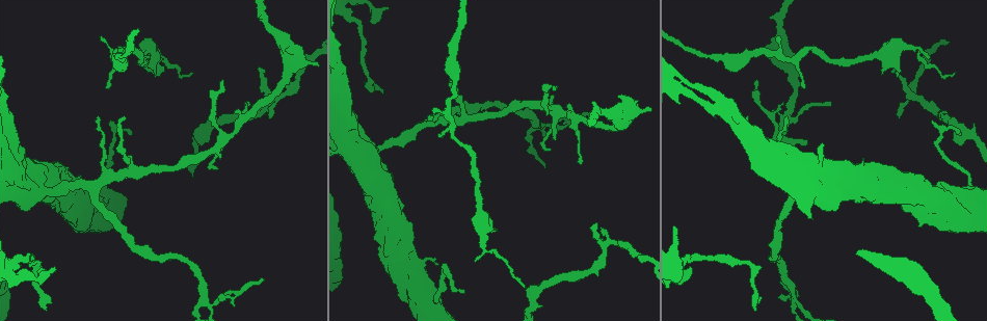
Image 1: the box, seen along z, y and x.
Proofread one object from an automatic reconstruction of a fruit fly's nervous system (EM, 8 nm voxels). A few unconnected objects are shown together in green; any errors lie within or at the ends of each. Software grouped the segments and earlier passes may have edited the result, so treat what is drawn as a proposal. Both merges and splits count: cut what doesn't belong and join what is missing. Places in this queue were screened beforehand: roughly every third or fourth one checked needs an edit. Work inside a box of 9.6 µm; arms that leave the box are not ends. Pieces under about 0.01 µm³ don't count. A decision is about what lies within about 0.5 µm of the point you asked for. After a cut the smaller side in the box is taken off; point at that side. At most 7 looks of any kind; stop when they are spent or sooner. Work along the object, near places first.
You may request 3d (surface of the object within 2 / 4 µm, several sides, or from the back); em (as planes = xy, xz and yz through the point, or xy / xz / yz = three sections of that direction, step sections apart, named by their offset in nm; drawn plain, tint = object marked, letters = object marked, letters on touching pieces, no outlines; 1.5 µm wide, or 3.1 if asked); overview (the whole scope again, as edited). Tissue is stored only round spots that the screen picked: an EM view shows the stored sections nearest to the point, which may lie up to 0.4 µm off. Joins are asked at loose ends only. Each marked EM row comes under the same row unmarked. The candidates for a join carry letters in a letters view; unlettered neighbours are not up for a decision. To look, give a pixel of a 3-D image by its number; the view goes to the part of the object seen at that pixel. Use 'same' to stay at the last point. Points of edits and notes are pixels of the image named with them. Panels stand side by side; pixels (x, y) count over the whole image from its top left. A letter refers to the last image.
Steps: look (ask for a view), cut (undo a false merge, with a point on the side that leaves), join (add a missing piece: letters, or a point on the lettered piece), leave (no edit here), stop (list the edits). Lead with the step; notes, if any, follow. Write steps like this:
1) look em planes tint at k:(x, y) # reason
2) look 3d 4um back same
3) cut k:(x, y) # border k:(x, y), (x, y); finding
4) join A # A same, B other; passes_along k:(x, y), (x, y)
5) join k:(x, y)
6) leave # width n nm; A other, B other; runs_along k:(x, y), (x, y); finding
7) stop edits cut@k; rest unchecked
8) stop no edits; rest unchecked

look 3d 4um at 1:(581, 163) # branch stops here

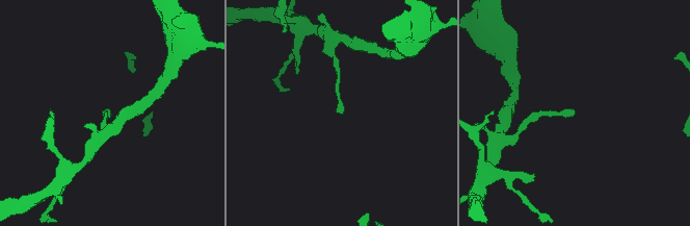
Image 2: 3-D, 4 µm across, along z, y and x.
look em planes tint at 2:(108, 109)

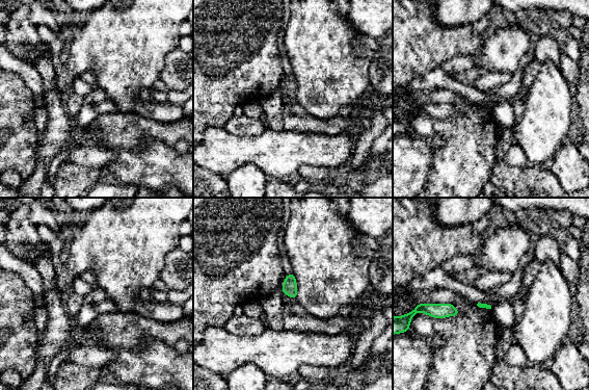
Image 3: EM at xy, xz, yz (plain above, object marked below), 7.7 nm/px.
look em planes letters same

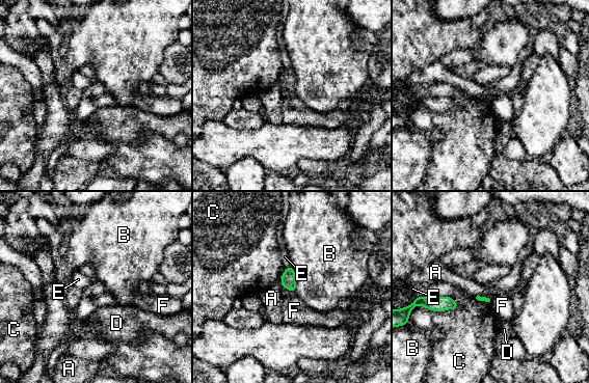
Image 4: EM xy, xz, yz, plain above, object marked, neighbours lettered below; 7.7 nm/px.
leave # A other, B other, C other, D other, E other, F other; border 4:(451, 297), (417, 298); no lettered piece goes on from it

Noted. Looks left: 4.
look 3d 4um at 1:(605, 245) # a fork

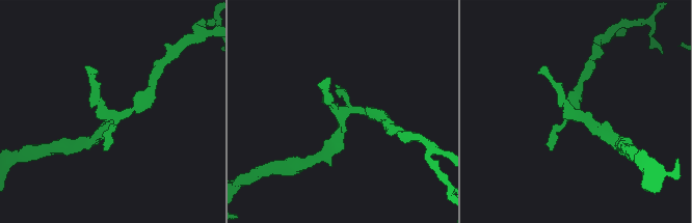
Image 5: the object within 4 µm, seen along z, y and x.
look em yz step 4 letters at 5:(343, 117)

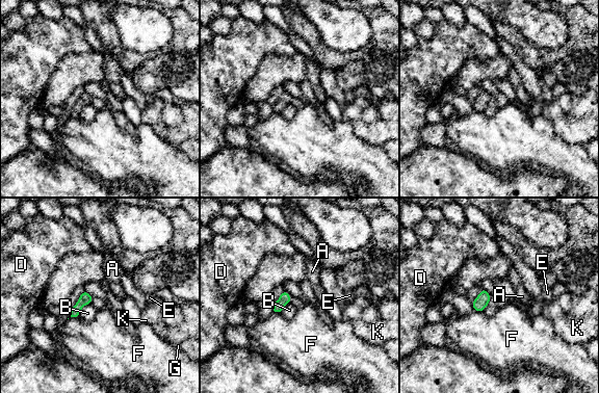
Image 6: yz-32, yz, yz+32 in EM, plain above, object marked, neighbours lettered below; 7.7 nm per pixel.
look em xz step 8 letters same

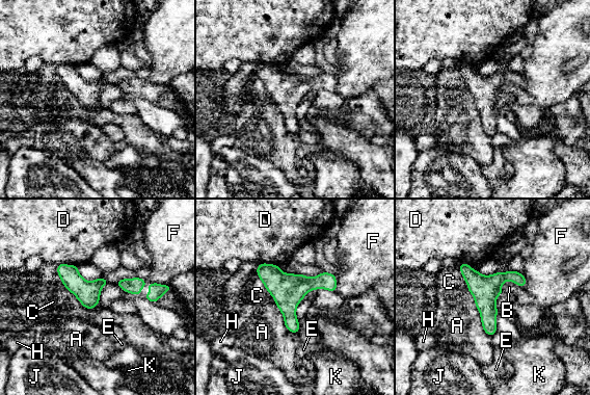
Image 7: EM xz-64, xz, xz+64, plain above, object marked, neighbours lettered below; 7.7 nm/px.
leave # longest_contact A 360 nm; A other, B other, C other, D other, E other, F other, H other, J other, K other; one neuron here

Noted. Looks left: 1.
stop no edits; rest unchecked

